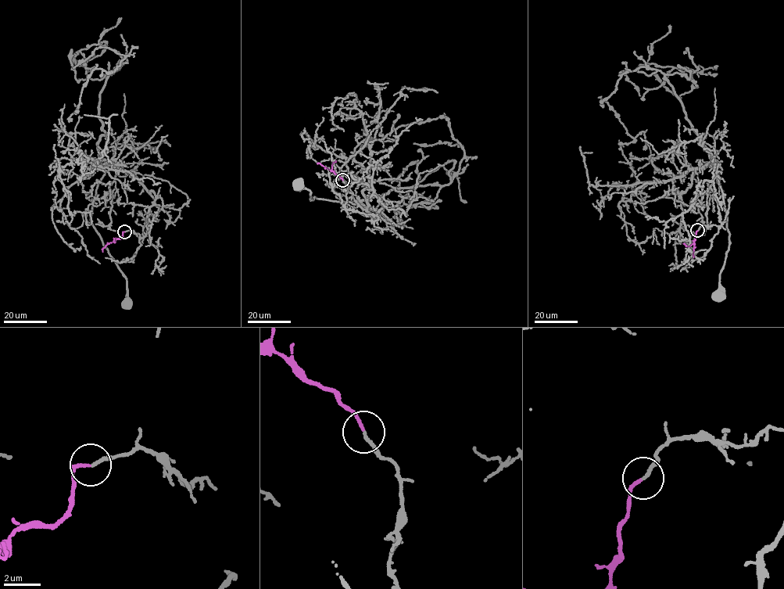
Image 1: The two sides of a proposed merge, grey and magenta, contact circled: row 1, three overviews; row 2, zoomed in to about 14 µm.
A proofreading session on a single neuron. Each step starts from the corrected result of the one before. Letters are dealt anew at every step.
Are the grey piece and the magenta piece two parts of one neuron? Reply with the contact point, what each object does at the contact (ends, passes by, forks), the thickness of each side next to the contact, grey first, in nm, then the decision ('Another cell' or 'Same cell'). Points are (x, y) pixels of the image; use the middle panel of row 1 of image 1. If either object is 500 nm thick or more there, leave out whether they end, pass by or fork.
Place: (342, 180). At the ring grey ends. At the ring magenta ends. Thickness 170 nm (grey) against 130 nm. Same cell

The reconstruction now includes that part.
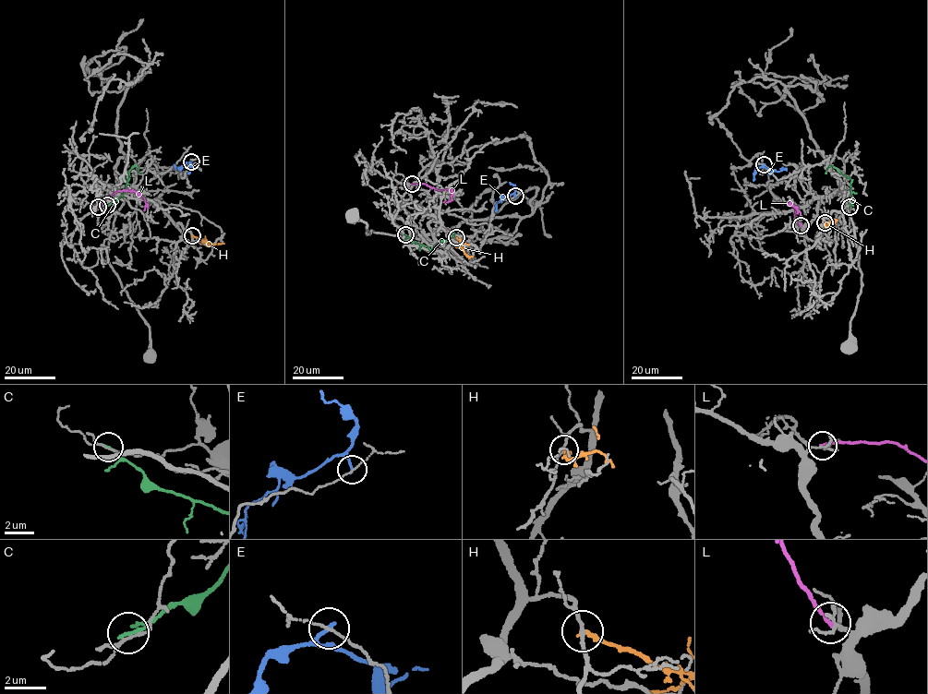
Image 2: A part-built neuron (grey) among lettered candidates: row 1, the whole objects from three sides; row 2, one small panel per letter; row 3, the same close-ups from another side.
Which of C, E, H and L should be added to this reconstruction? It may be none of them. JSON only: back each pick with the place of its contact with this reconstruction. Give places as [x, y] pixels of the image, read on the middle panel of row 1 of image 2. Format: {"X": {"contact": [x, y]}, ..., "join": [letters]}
{"join": []}

